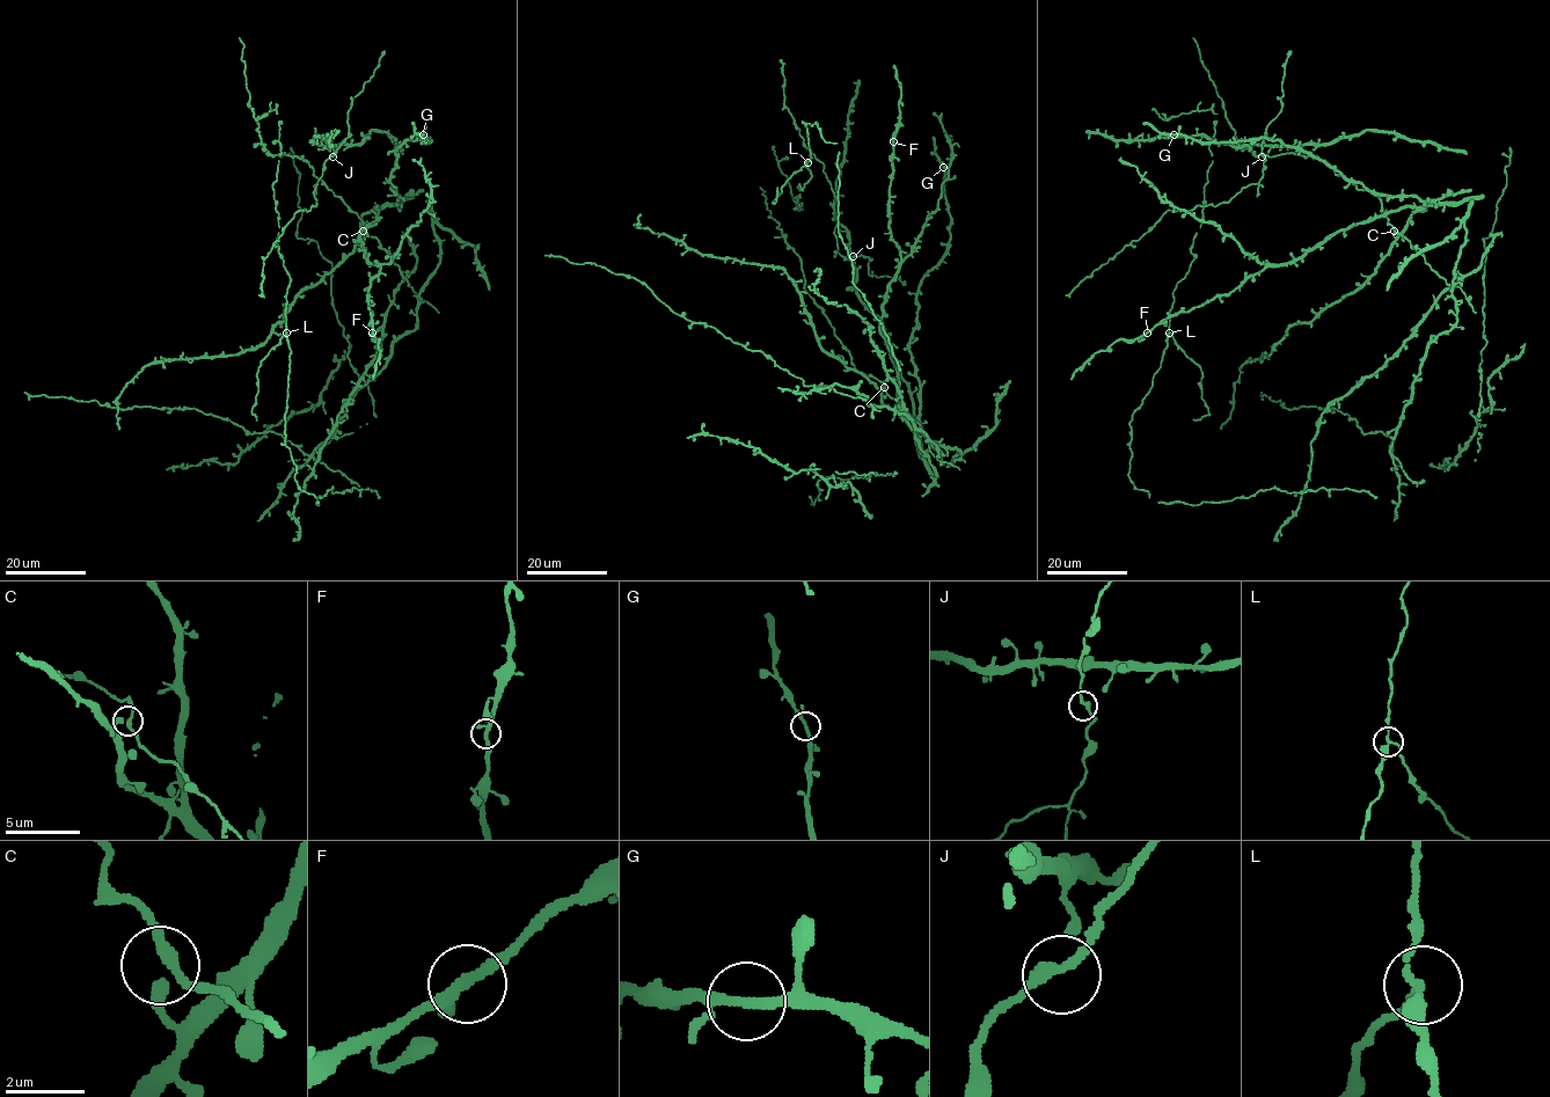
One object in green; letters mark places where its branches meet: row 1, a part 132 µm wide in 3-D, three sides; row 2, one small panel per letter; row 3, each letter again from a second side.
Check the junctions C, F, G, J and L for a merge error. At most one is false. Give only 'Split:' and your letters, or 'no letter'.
Split: L

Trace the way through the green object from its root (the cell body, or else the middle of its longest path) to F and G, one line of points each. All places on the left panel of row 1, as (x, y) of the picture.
F: (374, 238), (359, 234), (360, 217), (377, 206), (359, 232), (364, 255), (380, 267), (367, 291), (372, 333)
G: (374, 238), (359, 238), (360, 217), (399, 202), (389, 182), (396, 150), (407, 140), (430, 143), (423, 134)

